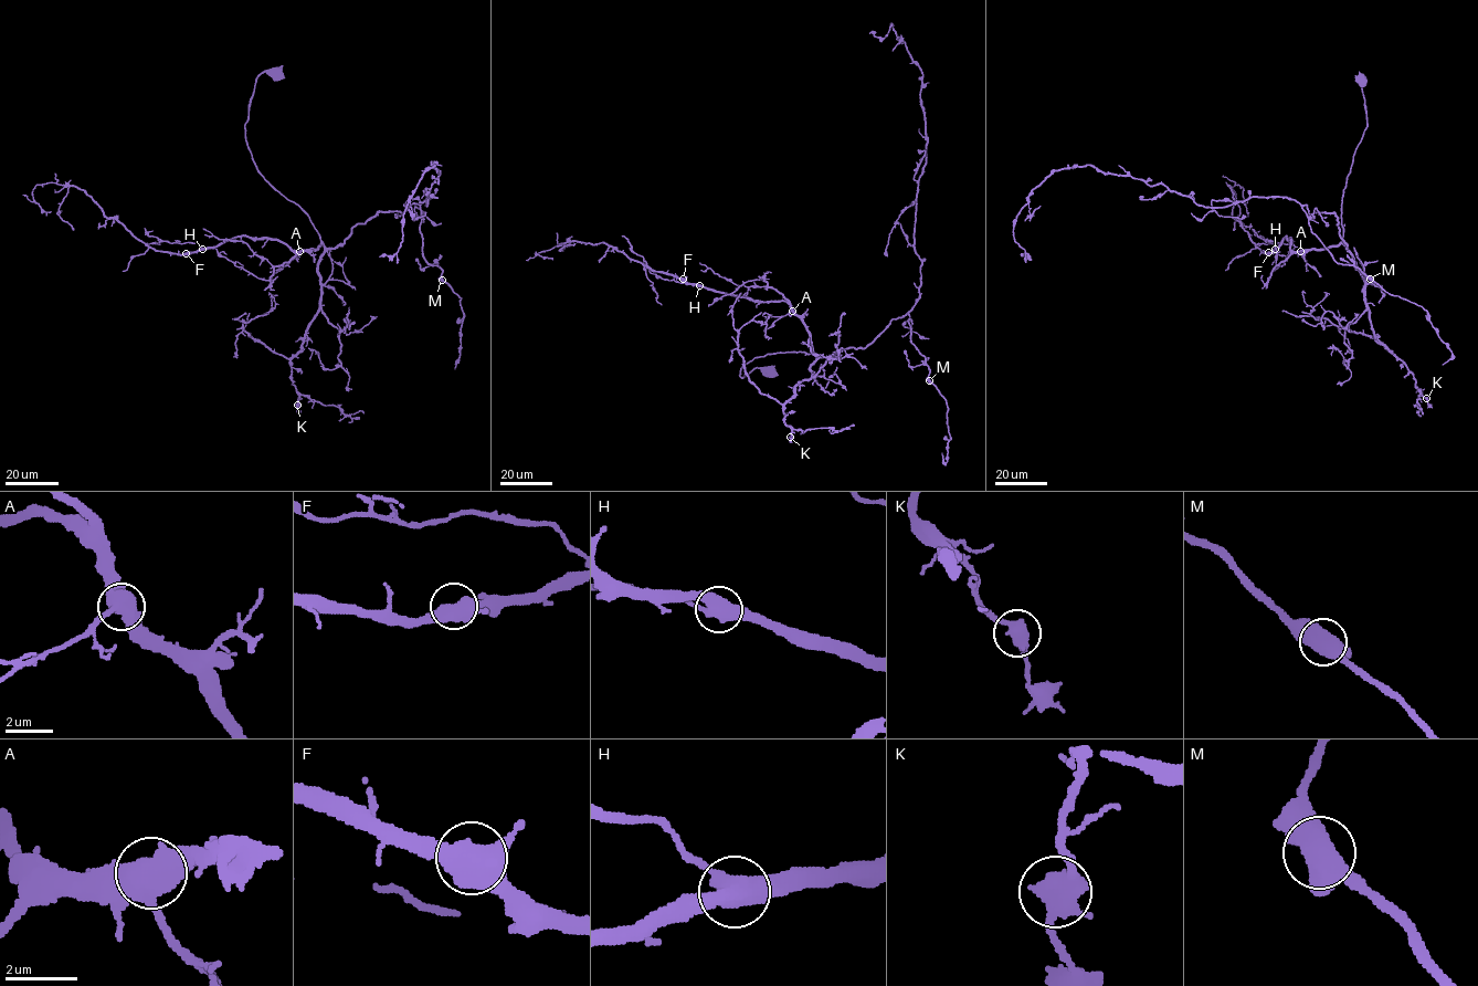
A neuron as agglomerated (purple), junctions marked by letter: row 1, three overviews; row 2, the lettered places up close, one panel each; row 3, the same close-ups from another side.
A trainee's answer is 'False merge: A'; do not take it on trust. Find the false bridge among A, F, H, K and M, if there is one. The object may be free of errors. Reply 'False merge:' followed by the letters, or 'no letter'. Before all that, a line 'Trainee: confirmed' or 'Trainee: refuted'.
Trainee: refuted
False merge: no letter

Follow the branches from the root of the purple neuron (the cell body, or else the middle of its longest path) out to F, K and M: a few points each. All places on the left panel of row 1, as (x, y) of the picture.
F: (274, 71), (256, 80), (245, 142), (257, 171), (307, 216), (320, 244), (294, 251), (239, 235), (186, 253)
K: (274, 71), (256, 80), (245, 142), (257, 171), (307, 216), (324, 248), (320, 307), (291, 359), (297, 405)
M: (274, 71), (257, 76), (245, 124), (257, 171), (326, 248), (380, 211), (418, 203), (422, 257), (442, 280)

